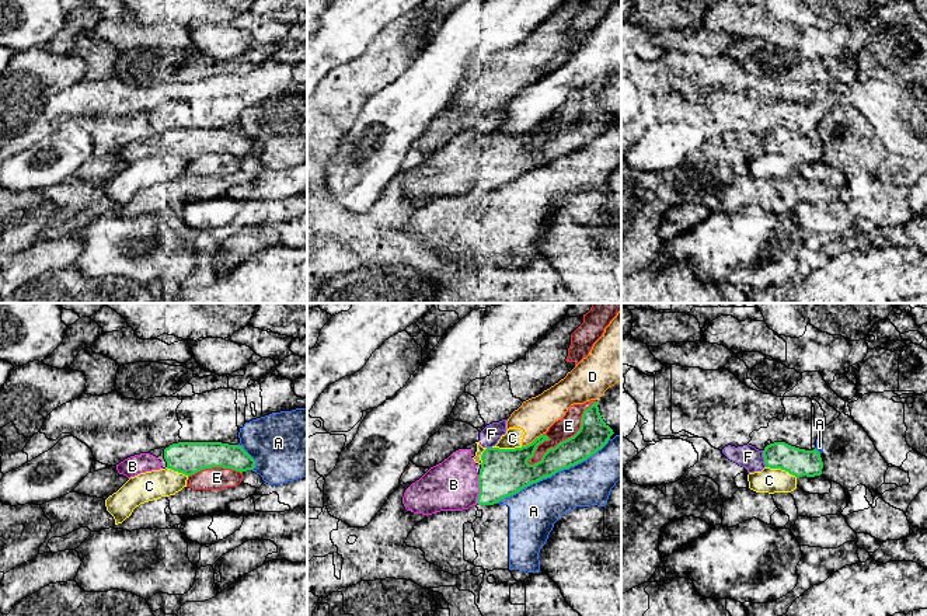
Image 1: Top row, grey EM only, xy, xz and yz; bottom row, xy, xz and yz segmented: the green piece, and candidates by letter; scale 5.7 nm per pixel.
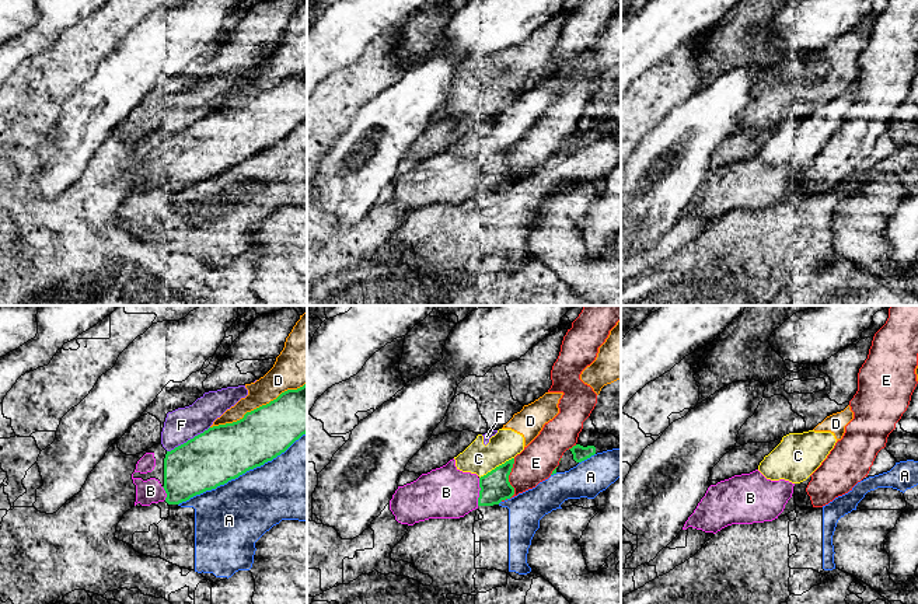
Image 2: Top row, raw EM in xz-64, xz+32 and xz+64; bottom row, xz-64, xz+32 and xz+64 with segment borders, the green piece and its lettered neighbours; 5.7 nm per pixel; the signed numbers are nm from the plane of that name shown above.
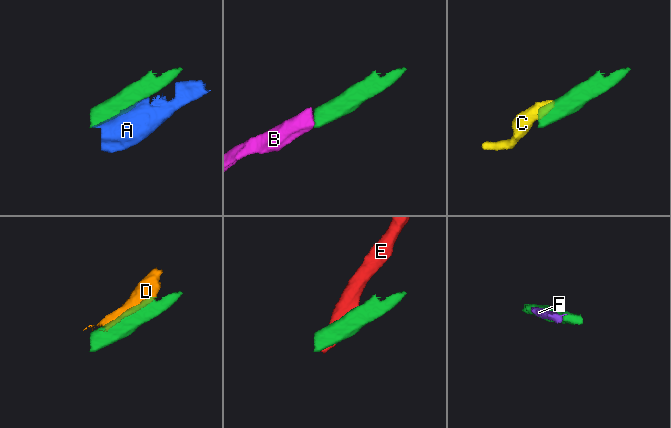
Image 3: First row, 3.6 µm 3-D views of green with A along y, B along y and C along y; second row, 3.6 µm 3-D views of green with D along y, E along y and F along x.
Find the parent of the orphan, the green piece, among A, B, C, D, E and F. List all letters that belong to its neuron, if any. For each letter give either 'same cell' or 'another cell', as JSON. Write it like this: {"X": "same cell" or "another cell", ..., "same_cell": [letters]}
{"A": "another cell", "B": "same cell", "C": "another cell", "D": "another cell", "E": "another cell", "F": "another cell", "same_cell": ["B"]}

